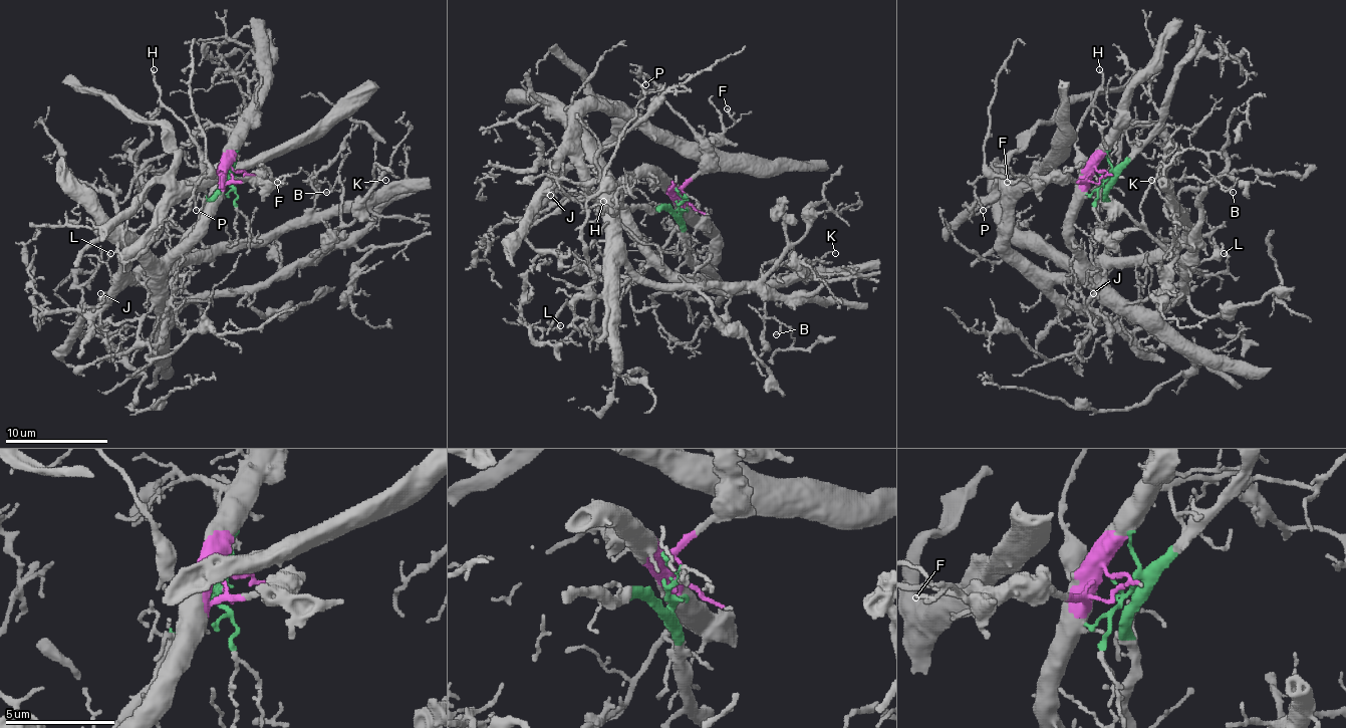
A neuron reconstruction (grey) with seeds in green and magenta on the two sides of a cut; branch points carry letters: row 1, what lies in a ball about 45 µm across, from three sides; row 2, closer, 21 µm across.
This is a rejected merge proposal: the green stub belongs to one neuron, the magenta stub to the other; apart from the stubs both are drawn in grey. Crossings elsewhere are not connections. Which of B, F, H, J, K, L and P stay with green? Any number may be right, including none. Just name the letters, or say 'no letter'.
B, J, K, L

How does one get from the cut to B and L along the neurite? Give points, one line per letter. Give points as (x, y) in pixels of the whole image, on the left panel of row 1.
B: (230, 177), (176, 257), (212, 257), (222, 246), (284, 233), (315, 205), (312, 177), (330, 187), (325, 192)
L: (230, 177), (204, 218), (168, 254), (119, 285), (75, 331), (91, 316), (73, 274), (96, 269), (111, 254)

